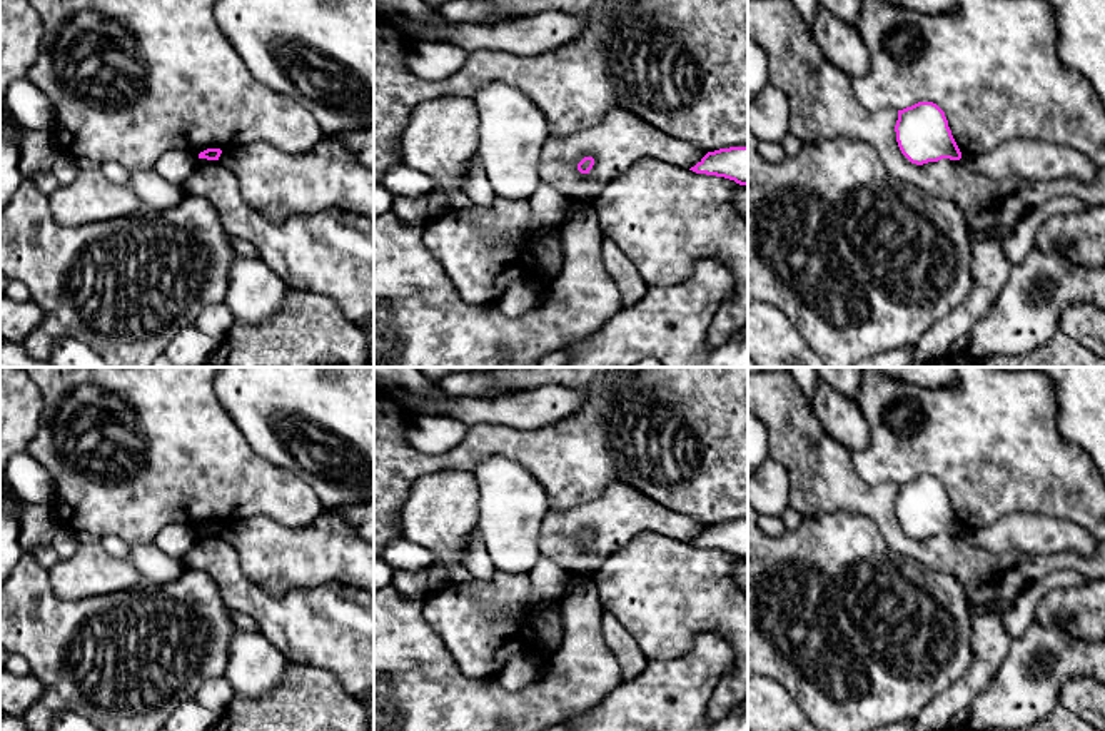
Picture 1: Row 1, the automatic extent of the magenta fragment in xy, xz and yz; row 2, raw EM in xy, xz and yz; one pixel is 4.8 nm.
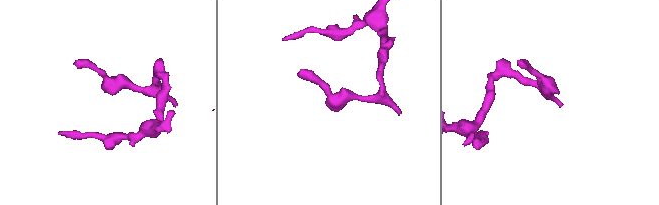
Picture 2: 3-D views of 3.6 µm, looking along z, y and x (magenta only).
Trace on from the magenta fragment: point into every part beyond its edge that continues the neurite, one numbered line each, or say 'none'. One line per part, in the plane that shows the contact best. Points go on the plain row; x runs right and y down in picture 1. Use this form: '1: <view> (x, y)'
none

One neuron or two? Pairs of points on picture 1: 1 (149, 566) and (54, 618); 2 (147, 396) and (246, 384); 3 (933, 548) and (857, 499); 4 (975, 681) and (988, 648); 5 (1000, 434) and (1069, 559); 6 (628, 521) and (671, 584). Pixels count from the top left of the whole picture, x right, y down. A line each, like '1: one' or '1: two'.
1: two
2: two
3: one
4: one
5: two
6: two

